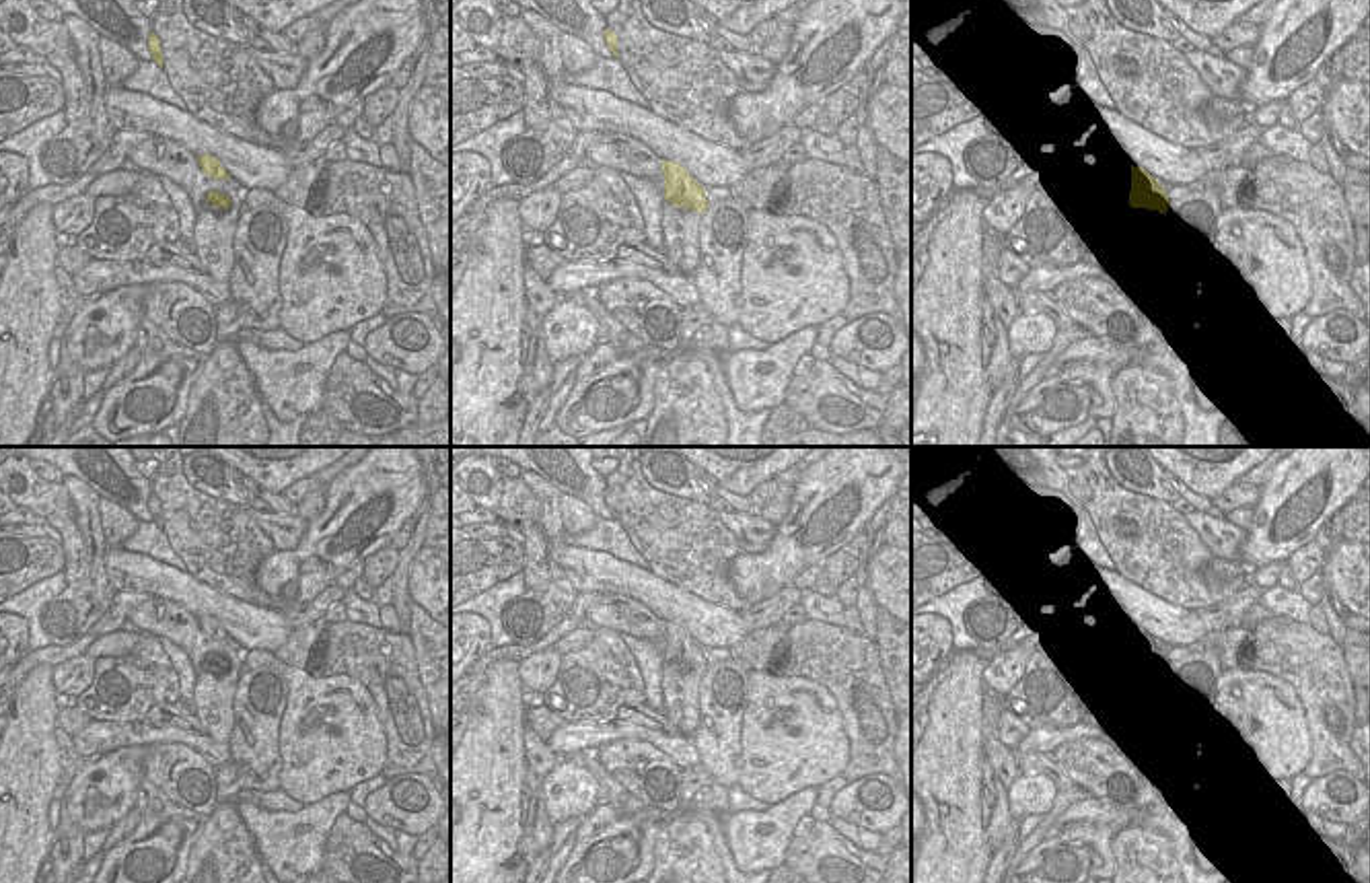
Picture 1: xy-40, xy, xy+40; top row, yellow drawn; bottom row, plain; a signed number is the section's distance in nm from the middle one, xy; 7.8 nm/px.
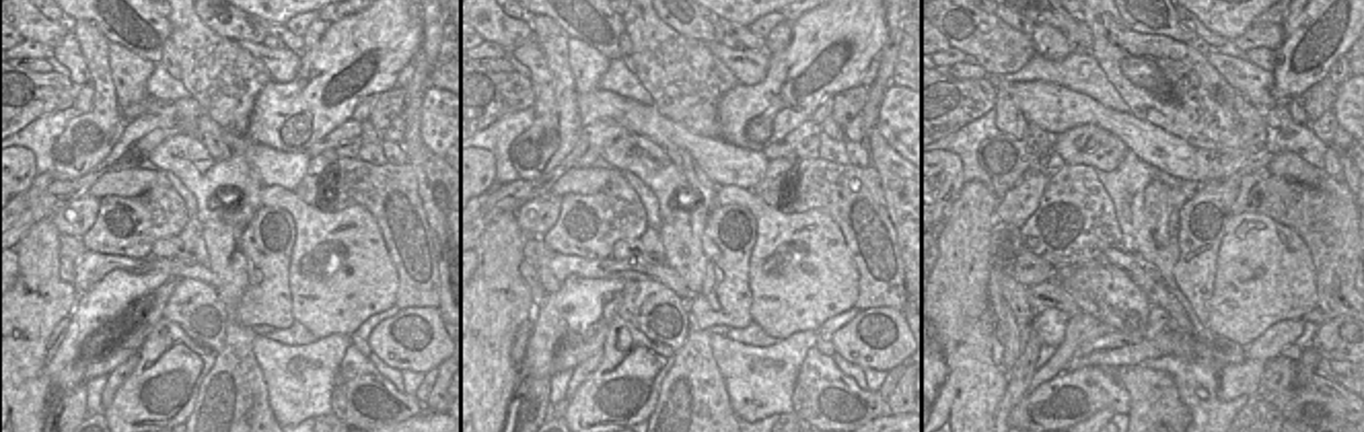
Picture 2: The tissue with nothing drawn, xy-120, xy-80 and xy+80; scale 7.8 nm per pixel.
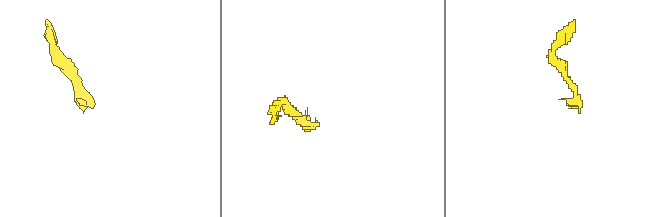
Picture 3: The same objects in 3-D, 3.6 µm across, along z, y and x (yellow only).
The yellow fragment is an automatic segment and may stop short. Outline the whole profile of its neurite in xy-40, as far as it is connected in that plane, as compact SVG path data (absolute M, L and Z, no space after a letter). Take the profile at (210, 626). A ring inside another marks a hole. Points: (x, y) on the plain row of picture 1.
M212 615L197 617L202 632L212 640L222 640L222 648L212 648L204 659L193 687L191 710L202 731L216 743L228 743L235 729L232 700L241 673L243 652L230 642L226 630Z

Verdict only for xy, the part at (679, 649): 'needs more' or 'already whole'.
needs more

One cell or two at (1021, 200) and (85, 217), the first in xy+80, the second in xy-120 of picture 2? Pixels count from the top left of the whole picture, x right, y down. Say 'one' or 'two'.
one

